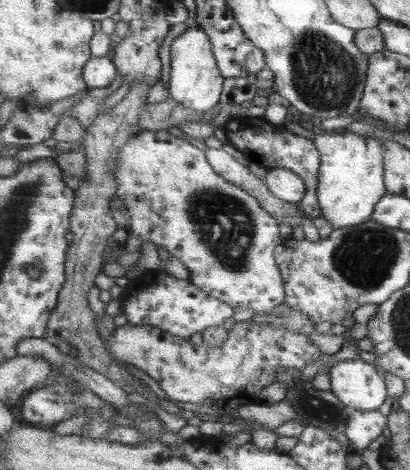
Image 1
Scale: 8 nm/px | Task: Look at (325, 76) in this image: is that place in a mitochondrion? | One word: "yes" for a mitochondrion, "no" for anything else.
yes

